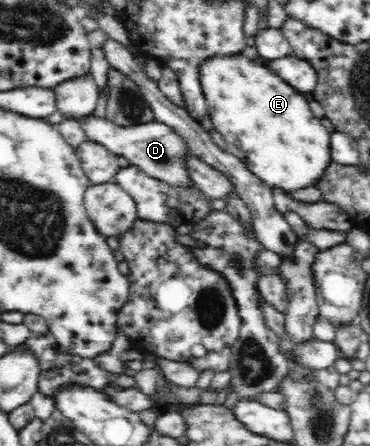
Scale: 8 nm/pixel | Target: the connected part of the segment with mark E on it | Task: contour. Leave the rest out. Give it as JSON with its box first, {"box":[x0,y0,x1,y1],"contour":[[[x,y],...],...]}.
{"box":[196,52,331,191],"contour":[[[212,52],[199,59],[196,70],[198,70],[198,84],[202,90],[210,119],[214,124],[215,130],[223,136],[226,144],[228,144],[226,151],[240,158],[250,171],[268,182],[275,190],[281,189],[281,191],[284,191],[285,189],[294,189],[307,185],[312,187],[313,181],[321,174],[321,171],[325,169],[326,164],[330,163],[331,159],[330,154],[328,154],[330,134],[328,129],[320,124],[320,118],[316,117],[310,110],[310,105],[308,104],[310,97],[294,88],[290,83],[287,83],[277,71],[269,67],[266,60],[262,58],[250,59],[248,55],[244,55],[242,52]]]}

